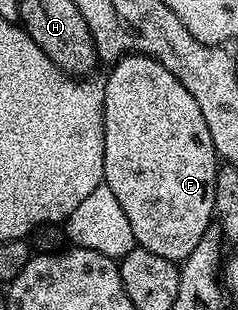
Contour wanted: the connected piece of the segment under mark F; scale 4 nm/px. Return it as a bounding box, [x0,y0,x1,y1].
[104,54,220,262]

